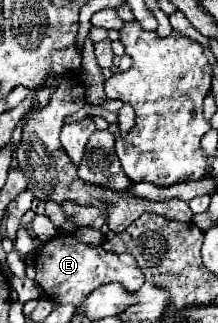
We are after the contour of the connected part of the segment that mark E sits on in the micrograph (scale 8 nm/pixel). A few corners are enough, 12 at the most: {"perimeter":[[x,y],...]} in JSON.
{"perimeter":[[58,235],[36,253],[36,283],[78,305],[106,283],[144,283],[132,255]]}

